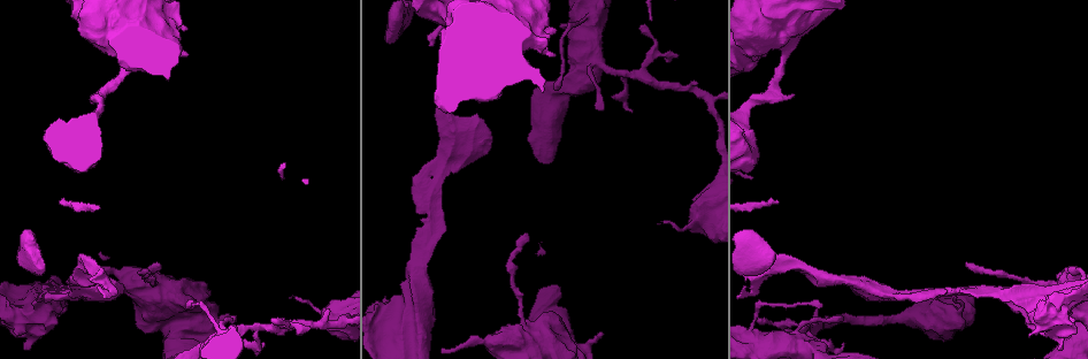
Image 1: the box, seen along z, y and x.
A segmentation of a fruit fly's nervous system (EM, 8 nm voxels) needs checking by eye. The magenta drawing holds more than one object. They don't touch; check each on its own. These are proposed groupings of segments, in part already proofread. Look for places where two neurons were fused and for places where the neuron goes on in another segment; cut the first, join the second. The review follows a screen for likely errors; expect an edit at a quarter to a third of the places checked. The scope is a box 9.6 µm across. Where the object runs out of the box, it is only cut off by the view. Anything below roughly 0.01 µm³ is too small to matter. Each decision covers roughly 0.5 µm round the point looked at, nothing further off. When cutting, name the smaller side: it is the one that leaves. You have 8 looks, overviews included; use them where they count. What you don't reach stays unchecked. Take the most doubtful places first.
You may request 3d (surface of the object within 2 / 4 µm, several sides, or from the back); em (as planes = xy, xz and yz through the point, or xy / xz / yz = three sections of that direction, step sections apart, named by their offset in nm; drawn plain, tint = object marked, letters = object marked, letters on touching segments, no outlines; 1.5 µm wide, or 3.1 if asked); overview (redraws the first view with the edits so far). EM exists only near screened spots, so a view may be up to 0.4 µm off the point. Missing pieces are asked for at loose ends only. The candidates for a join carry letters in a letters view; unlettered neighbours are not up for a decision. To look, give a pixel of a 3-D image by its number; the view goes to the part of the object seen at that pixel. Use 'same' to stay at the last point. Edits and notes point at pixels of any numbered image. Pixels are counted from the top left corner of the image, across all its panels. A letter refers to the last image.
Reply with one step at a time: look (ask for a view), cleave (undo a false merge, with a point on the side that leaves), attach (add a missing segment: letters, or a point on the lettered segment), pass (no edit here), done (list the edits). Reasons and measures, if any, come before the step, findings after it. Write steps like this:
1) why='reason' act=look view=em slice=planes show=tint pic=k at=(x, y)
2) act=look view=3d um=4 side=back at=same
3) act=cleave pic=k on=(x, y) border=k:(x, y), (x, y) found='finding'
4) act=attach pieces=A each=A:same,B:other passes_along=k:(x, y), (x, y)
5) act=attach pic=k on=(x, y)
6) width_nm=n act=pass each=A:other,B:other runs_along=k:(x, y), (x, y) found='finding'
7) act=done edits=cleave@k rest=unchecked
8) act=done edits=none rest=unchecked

why='abrupt turn' act=look view=3d um=4 side=back pic=1 at=(200, 301)

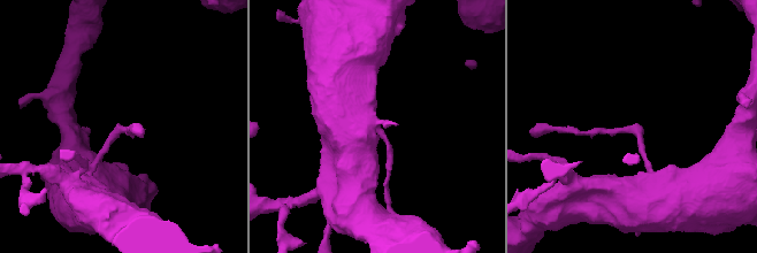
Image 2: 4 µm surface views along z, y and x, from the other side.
act=look view=em slice=xz step=4 show=plain pic=2 at=(379, 130)

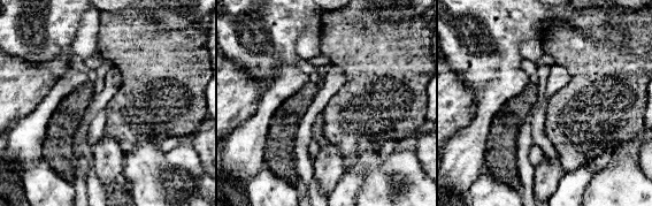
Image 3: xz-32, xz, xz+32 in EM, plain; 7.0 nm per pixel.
act=look view=em slice=xz step=4 show=letters at=same

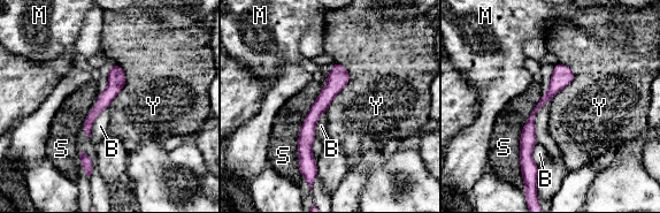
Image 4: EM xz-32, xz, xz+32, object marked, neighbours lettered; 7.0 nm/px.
longest_contact=S:550nm act=pass each=B:other,M:other,S:other,Y:other runs_along=4:(565, 68), (534, 112), (528, 157) found='all the same neuron'

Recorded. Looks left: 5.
why='an open end' act=look view=3d um=4 pic=1 at=(413, 201)

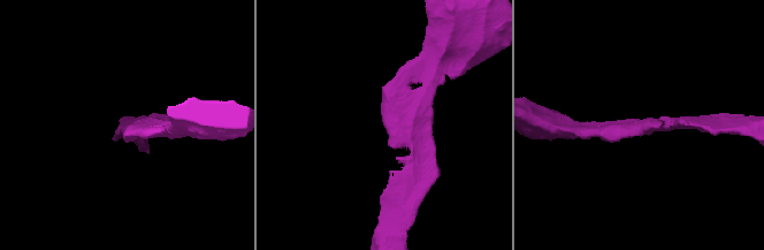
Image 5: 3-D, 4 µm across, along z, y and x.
act=look view=em slice=planes show=letters pic=5 at=(640, 135)

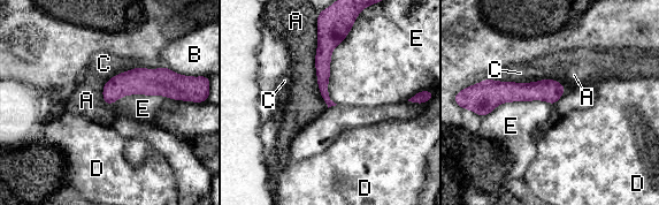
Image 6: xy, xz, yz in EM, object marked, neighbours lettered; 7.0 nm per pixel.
act=pass each=A:other,B:other,C:other,D:other,E:other runs_along=6:(561, 89), (500, 91), (482, 96) found='none of them fits'

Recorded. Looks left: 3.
why='thick turns thin' act=look view=em slice=yz step=8 show=tint pic=1 at=(44, 291)

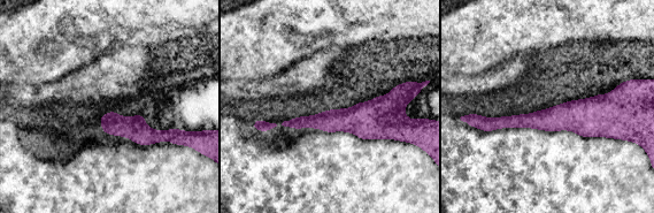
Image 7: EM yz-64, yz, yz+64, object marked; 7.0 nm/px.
why='cut it another way' act=look view=em slice=planes show=letters at=same

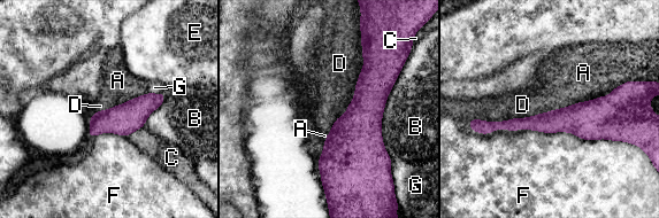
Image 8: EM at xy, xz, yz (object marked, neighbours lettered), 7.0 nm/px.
width_nm=140 act=pass each=A:other,B:other,C:other,D:other,E:other,F:other,G:other runs_along=8:(617, 92), (591, 119), (483, 126) found='continuous, no second neuron'

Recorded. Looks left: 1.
act=done edits=none rest=unchecked

